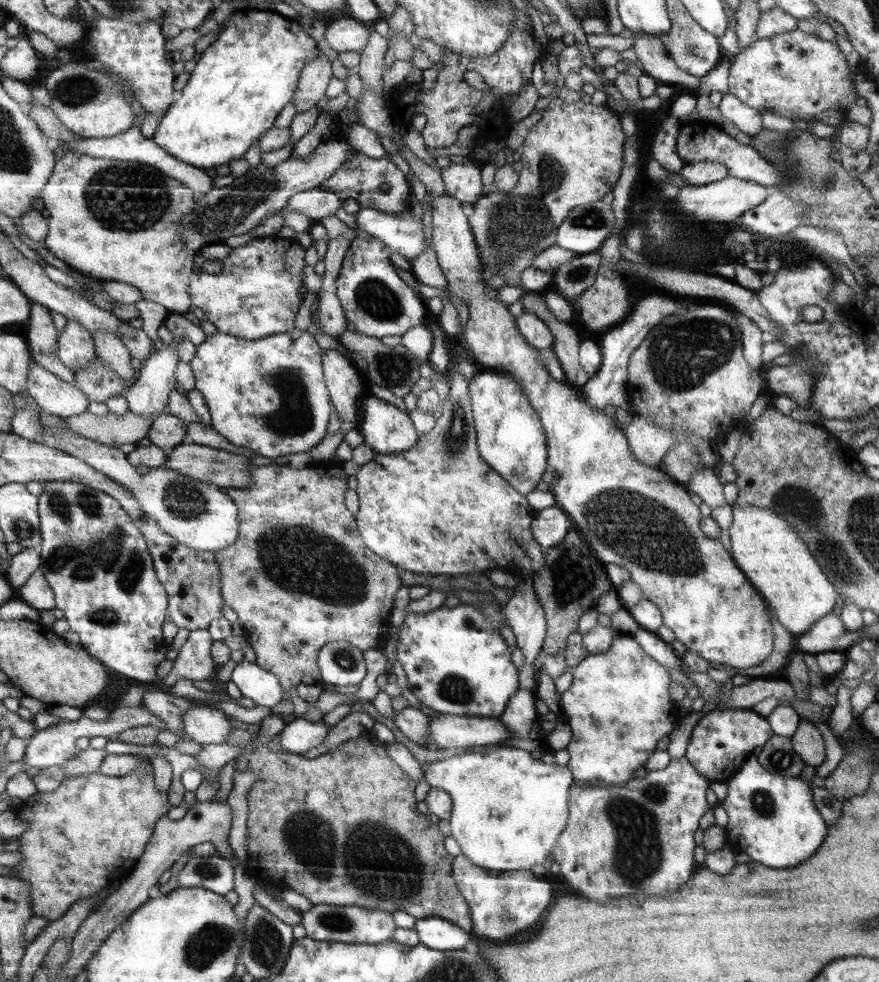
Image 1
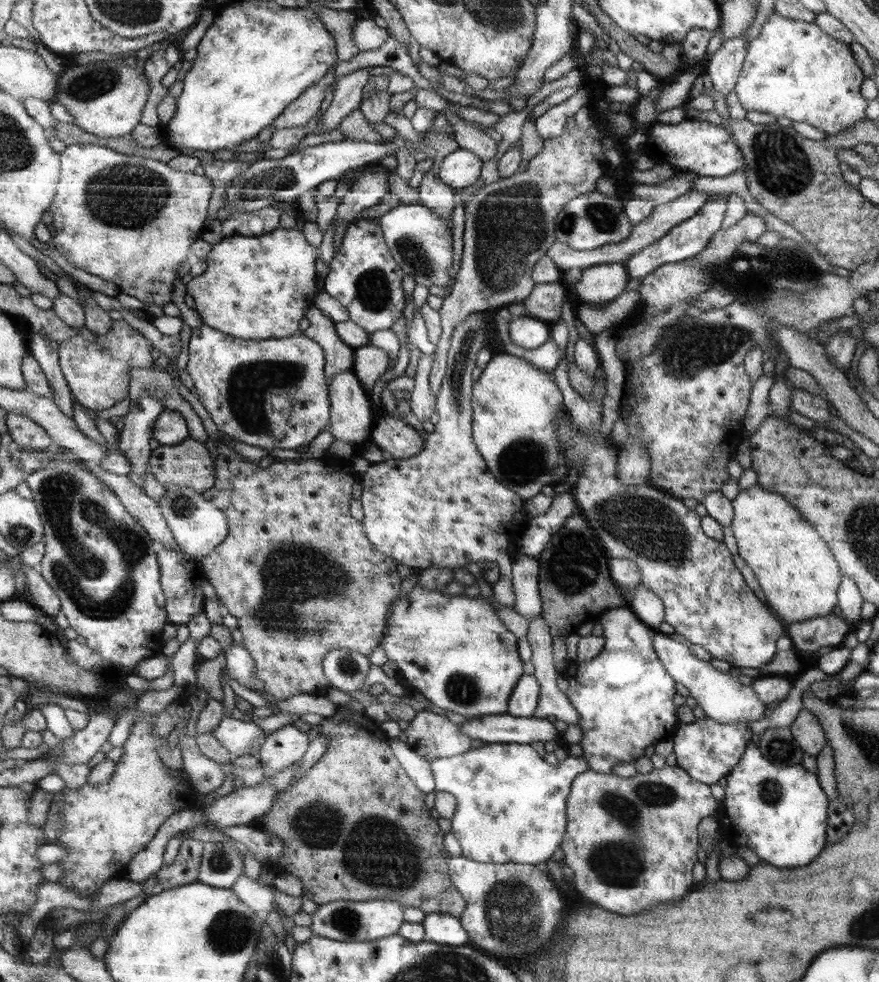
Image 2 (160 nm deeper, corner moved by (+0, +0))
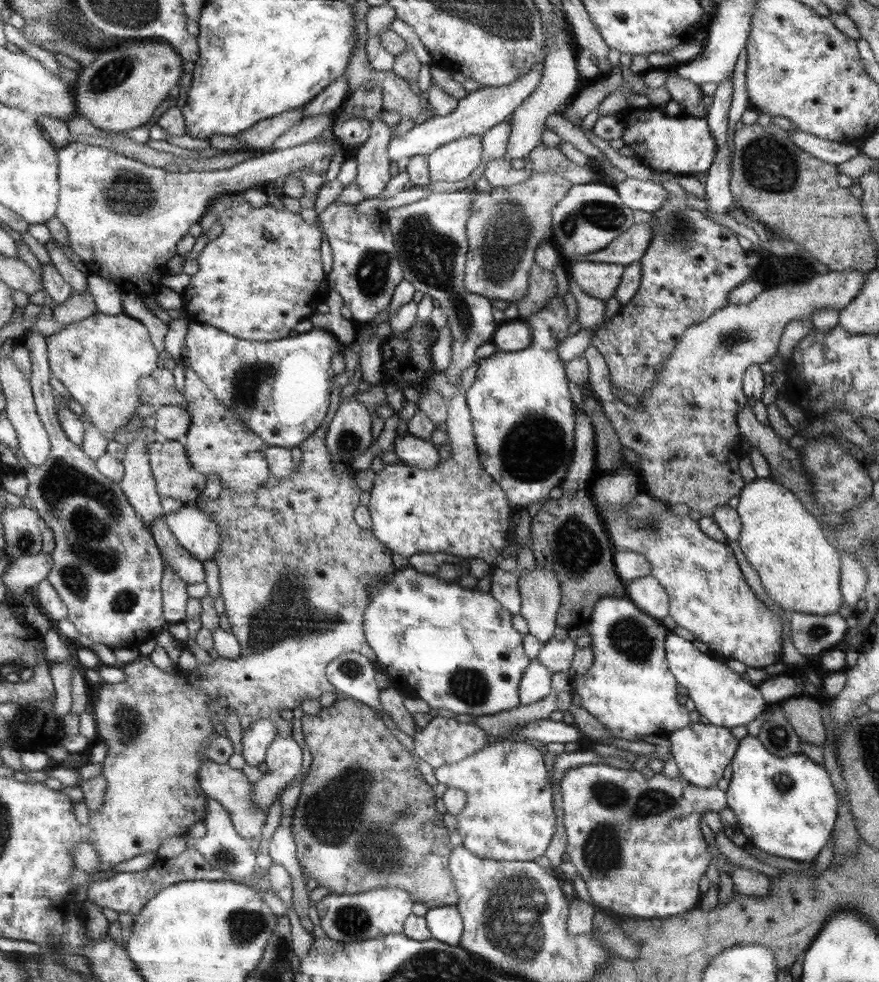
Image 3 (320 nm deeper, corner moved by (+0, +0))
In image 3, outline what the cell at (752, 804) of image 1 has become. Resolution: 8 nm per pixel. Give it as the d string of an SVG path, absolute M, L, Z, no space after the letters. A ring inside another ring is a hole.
M748 734L740 735L738 750L735 752L731 766L732 777L726 792L727 806L734 811L737 818L733 828L746 836L750 846L759 848L766 854L801 863L812 862L828 844L835 830L838 814L838 794L825 766L814 762L803 752L783 757L776 756L768 752L757 736Z

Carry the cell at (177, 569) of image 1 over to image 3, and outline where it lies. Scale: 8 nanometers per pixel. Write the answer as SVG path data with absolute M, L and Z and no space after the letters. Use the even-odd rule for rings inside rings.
M166 568L162 581L163 615L173 623L182 623L187 618L187 603L190 600L187 587L179 573Z

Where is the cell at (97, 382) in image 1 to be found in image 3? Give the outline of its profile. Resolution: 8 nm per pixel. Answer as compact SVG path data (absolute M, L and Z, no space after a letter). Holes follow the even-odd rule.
M100 312L92 316L66 325L62 330L56 330L46 335L47 357L50 361L52 374L62 382L68 390L68 394L84 408L84 413L99 433L108 441L113 440L112 434L118 428L124 428L128 422L136 418L136 410L140 406L138 402L138 380L150 373L156 366L158 350L154 348L150 334L146 326L125 312L116 316L110 316Z

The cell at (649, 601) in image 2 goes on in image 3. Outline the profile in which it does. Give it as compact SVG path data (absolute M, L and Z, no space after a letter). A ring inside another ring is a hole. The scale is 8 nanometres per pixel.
M651 574L632 580L625 586L627 598L634 601L644 612L662 622L669 615L669 597L660 582Z

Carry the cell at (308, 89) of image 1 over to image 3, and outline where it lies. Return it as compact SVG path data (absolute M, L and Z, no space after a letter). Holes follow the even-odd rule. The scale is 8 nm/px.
M306 106L257 122L252 128L235 134L235 137L246 148L270 150L277 138L286 134L293 124L306 118L304 117L304 108Z

